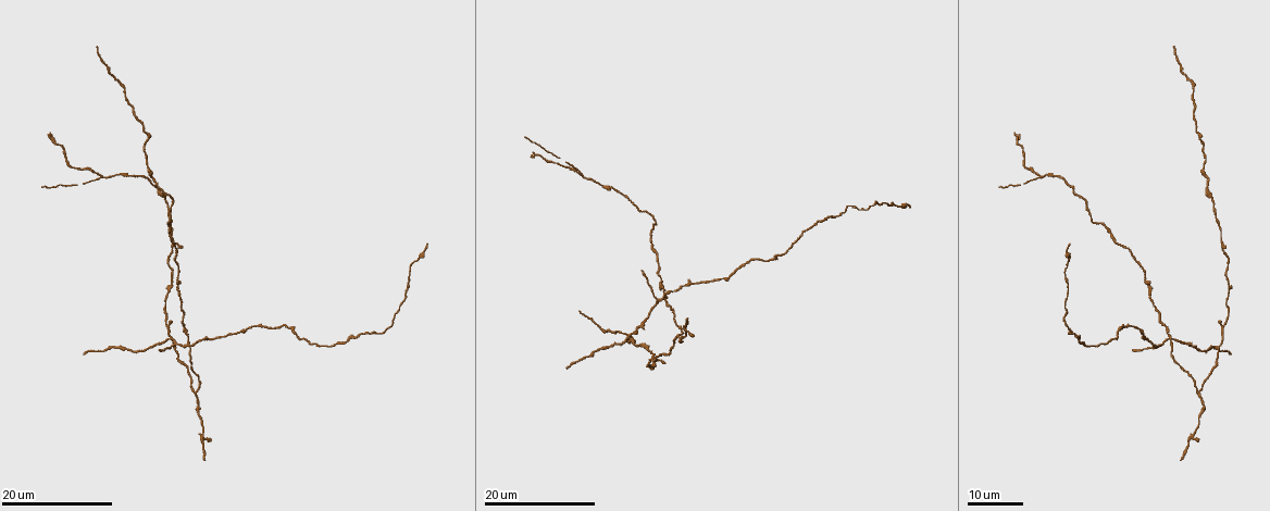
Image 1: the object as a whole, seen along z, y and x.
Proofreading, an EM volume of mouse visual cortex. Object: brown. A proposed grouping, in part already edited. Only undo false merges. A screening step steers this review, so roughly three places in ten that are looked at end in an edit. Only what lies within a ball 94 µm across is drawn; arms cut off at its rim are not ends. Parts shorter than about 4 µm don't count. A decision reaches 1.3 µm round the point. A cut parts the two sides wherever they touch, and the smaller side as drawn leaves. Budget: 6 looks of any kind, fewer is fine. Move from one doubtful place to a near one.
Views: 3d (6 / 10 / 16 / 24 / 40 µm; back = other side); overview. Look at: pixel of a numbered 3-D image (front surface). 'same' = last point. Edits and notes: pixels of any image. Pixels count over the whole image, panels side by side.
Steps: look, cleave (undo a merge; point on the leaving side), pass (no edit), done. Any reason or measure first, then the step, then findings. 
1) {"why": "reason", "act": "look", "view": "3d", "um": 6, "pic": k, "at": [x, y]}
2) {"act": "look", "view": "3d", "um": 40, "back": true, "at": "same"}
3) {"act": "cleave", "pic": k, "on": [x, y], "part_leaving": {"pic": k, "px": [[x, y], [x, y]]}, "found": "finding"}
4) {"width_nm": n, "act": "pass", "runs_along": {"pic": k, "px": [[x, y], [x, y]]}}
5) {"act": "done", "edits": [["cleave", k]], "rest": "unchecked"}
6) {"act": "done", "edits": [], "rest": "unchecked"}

{"why": "two arms in line, one across", "act": "look", "view": "3d", "um": 16, "pic": 1, "at": [663, 300]}

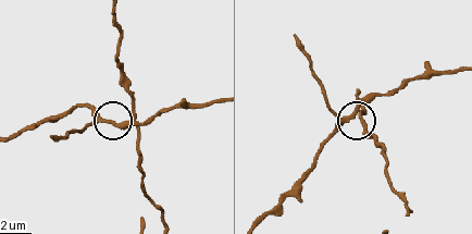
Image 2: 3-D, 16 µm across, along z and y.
{"act": "look", "view": "3d", "um": 6, "pic": 2, "at": [107, 119]}

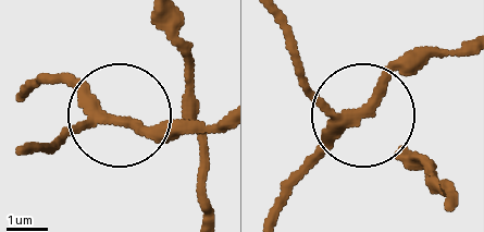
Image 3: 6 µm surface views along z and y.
{"act": "look", "view": "3d", "um": 6, "back": true, "pic": 3, "at": [119, 121]}

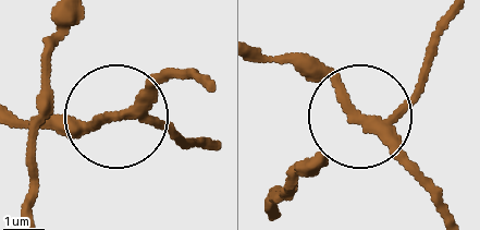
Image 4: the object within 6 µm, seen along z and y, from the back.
{"arms": 3, "act": "pass", "found": "continuous, no second neuron"}

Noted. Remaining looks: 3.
{"why": "branch point", "act": "look", "view": "3d", "um": 16, "pic": 1, "at": [196, 391]}

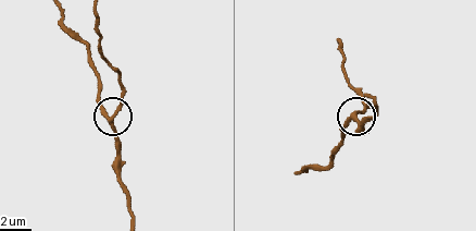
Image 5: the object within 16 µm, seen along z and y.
{"act": "look", "view": "3d", "um": 10, "pic": 5, "at": [353, 119]}

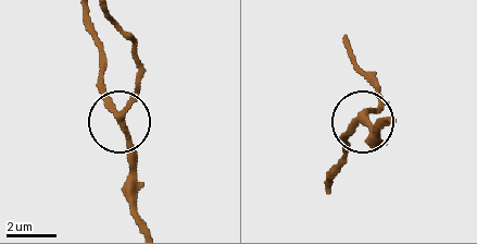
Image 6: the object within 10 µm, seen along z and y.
{"act": "pass", "runs_along": {"pic": 6, "px": [[381, 95], [364, 122], [386, 143]]}, "found": "one neuron here"}

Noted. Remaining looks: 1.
{"act": "done", "edits": [], "rest": "unchecked"}

